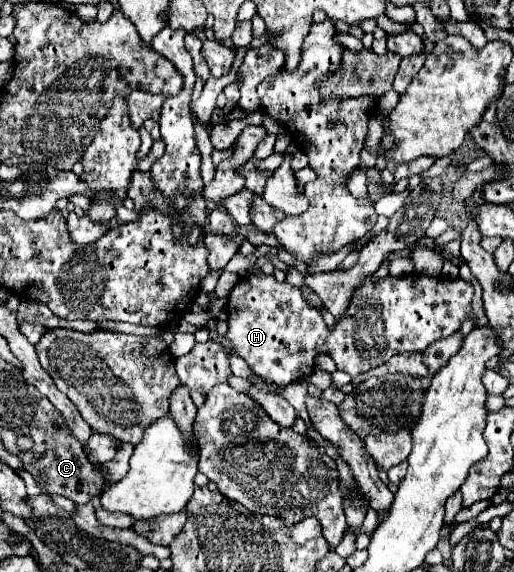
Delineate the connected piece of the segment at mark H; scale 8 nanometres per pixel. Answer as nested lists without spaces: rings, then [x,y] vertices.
[[[253,273],[247,279],[241,279],[229,295],[227,339],[233,343],[235,351],[247,361],[247,365],[261,379],[273,379],[273,383],[279,385],[289,385],[309,377],[313,371],[313,361],[319,353],[333,355],[339,371],[357,377],[359,373],[365,373],[371,367],[379,367],[387,363],[393,355],[399,355],[403,351],[425,351],[429,343],[459,331],[461,321],[465,319],[465,315],[471,313],[471,297],[473,297],[473,287],[463,279],[425,277],[425,275],[387,277],[379,283],[373,283],[373,279],[365,279],[363,287],[355,291],[345,319],[337,321],[335,331],[331,333],[321,313],[305,303],[297,287],[289,283],[277,283],[273,275]]]

